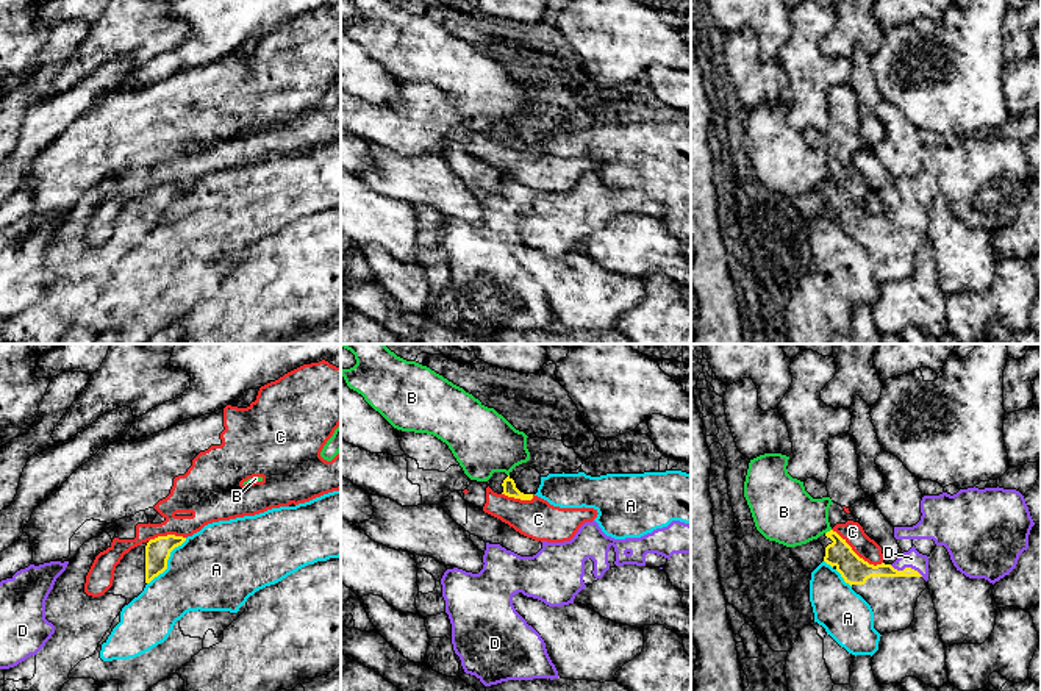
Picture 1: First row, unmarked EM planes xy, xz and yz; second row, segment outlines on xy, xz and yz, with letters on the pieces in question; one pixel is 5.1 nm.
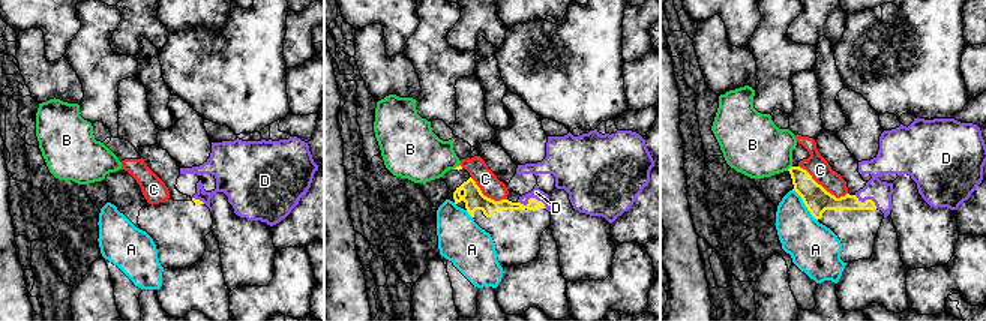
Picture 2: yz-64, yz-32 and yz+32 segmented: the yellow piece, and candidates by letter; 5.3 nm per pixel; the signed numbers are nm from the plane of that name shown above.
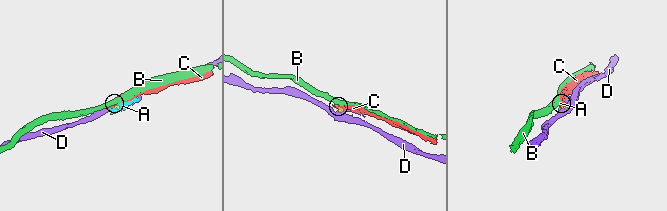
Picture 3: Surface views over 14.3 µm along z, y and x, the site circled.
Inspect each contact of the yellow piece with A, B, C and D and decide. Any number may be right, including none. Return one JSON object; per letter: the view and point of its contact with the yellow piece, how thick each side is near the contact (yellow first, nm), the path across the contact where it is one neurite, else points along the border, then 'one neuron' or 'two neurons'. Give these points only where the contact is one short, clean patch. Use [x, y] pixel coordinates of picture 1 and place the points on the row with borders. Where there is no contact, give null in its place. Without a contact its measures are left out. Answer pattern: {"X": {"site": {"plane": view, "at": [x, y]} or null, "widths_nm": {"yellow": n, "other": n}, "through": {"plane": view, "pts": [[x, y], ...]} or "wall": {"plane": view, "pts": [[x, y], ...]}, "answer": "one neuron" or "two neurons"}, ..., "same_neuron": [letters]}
{"A": {"site": {"plane": "xy", "at": [166, 562]}, "widths_nm": {"yellow": 130, "other": 420}, "answer": "two neurons"}, "B": {"site": {"plane": "yz", "at": [827, 532]}, "widths_nm": {"yellow": 140, "other": 320}, "wall": {"plane": "yz", "pts": [[830, 529], [826, 533]]}, "answer": "two neurons"}, "C": {"site": {"plane": "yz", "at": [855, 554]}, "widths_nm": {"yellow": 140, "other": 110}, "wall": {"plane": "yz", "pts": [[832, 529], [860, 557], [874, 565], [882, 563]]}, "answer": "two neurons"}, "D": {"site": {"plane": "yz", "at": [907, 568]}, "widths_nm": {"yellow": 120, "other": 90}, "answer": "two neurons"}, "same_neuron": []}

